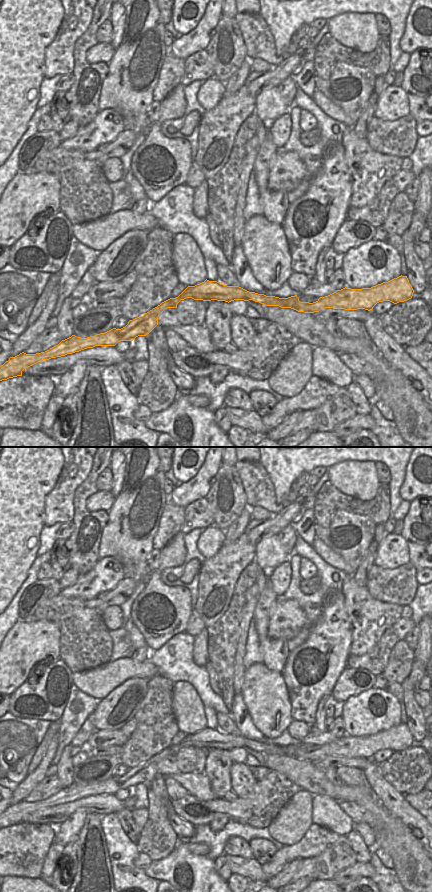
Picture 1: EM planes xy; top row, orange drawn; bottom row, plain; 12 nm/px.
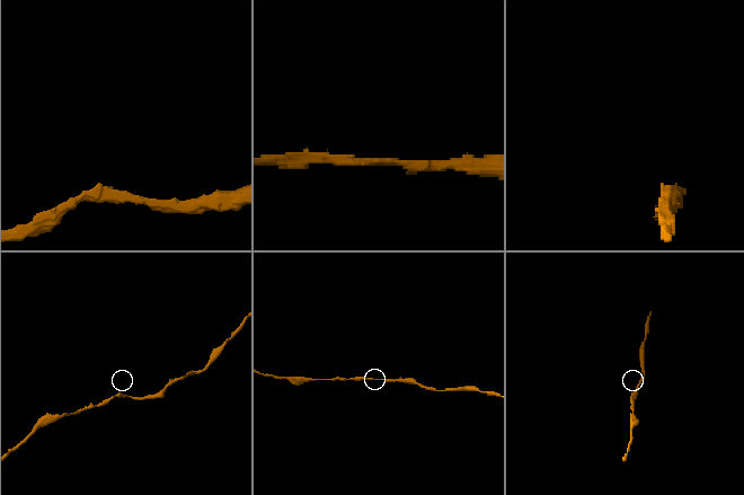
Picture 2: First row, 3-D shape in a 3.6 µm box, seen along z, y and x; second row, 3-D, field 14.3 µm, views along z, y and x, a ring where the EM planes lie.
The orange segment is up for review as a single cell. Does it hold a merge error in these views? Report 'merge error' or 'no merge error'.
no merge error

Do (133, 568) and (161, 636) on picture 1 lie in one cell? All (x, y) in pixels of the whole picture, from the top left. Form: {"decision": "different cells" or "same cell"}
{"decision": "different cells"}

